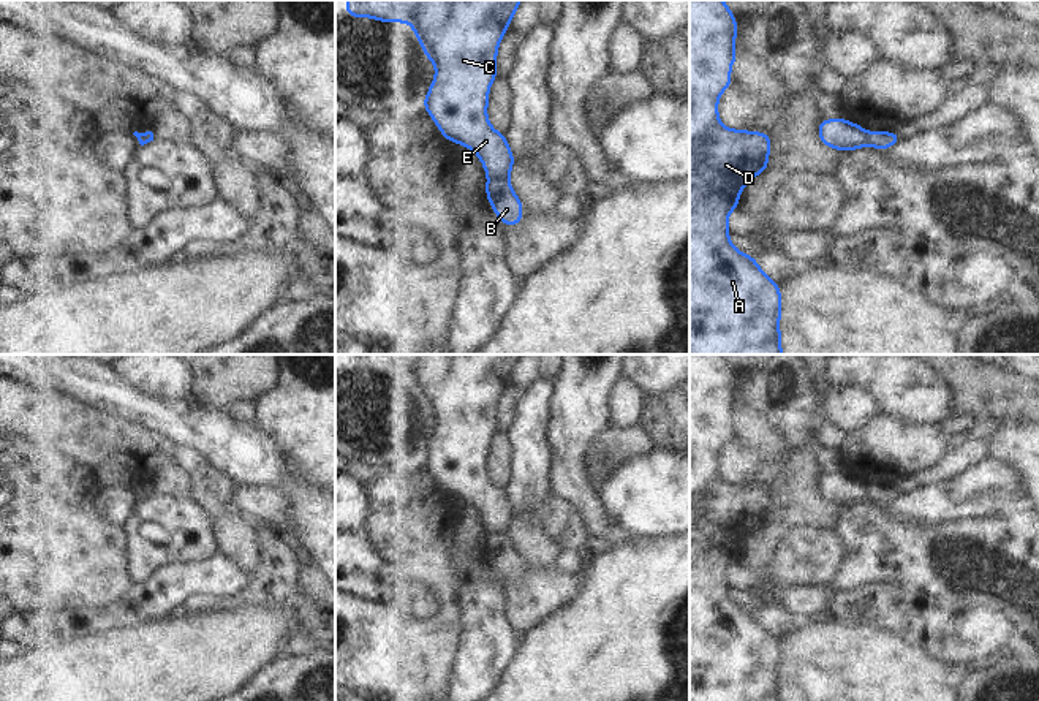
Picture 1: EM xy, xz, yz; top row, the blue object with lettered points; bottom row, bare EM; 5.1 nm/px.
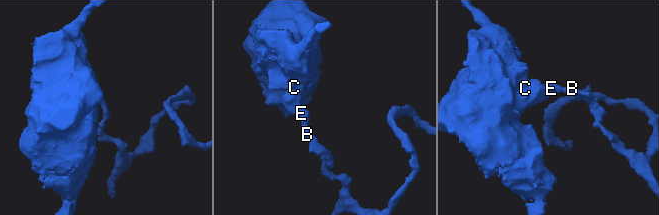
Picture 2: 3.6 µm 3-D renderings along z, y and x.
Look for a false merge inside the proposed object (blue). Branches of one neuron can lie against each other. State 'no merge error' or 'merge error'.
merge error

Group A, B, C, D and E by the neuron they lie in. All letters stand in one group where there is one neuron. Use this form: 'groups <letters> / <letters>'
groups A C D E / B

